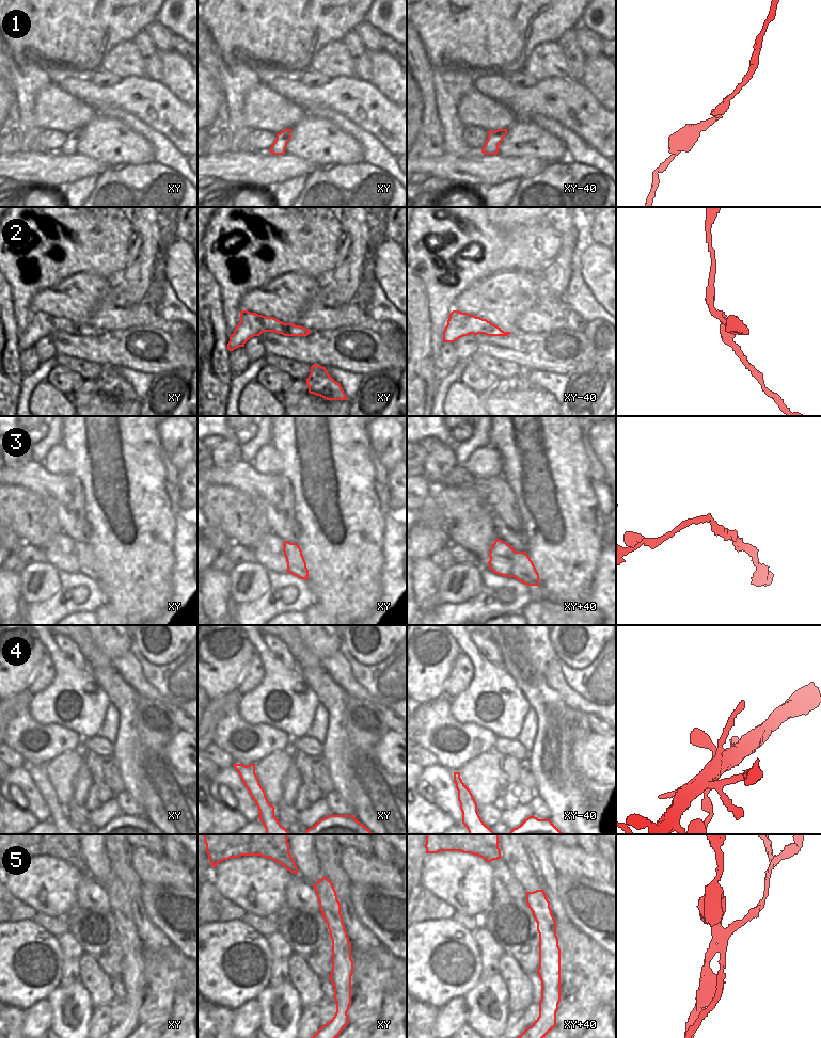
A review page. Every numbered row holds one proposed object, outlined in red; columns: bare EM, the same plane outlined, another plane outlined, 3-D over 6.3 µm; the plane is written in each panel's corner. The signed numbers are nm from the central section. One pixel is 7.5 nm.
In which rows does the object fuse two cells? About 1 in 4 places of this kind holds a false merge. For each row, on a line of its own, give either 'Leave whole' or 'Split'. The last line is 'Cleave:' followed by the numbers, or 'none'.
1: Leave whole
2: Leave whole
3: Split
4: Leave whole
5: Split
Cleave: 3, 5.

